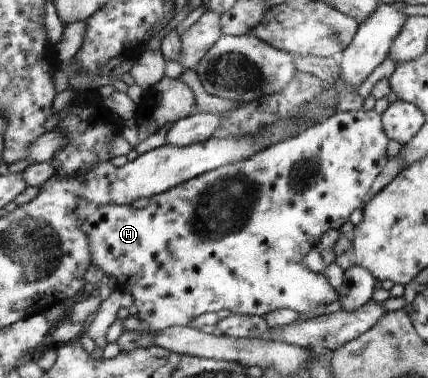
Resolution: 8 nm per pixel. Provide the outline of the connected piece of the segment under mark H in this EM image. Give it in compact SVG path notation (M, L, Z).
M338 111L333 116L323 118L313 126L306 128L301 134L290 137L277 144L266 145L261 151L242 162L227 164L215 170L207 171L182 186L173 187L162 195L153 195L148 205L143 209L127 205L98 205L82 201L78 204L77 217L79 227L90 237L91 252L94 257L94 265L99 267L105 276L113 276L117 279L118 288L128 292L134 300L135 307L139 310L136 317L143 321L143 325L149 329L149 333L135 333L135 331L123 331L117 343L122 351L133 351L137 347L151 347L153 335L161 333L167 327L189 326L191 321L207 312L219 312L221 309L229 309L231 314L249 316L264 316L271 311L281 308L291 309L297 314L309 313L311 309L319 305L329 305L338 300L338 294L329 284L324 274L315 274L303 265L303 257L317 247L318 242L327 230L339 230L350 221L350 215L355 209L363 210L369 200L367 195L371 185L387 165L387 145L389 139L382 127L381 115L377 111Z

